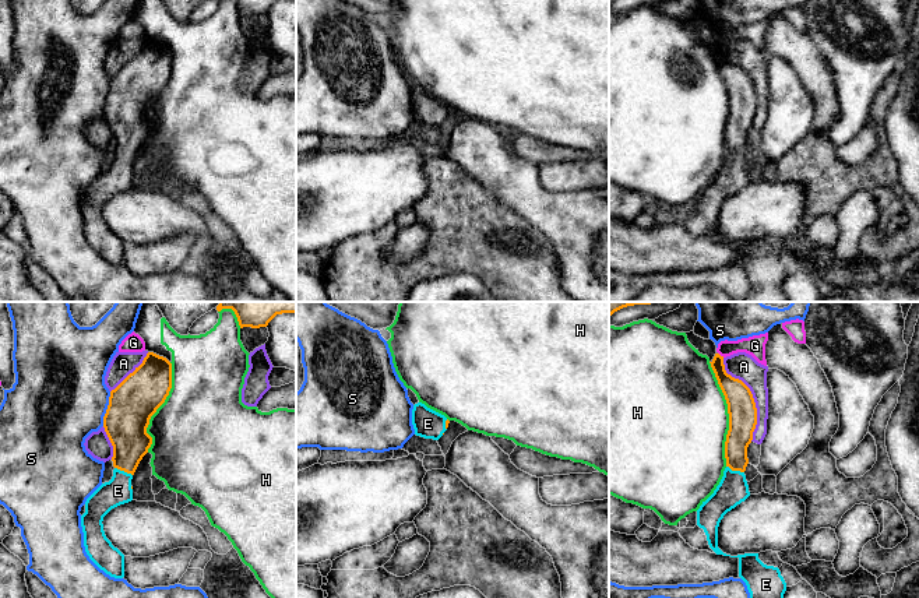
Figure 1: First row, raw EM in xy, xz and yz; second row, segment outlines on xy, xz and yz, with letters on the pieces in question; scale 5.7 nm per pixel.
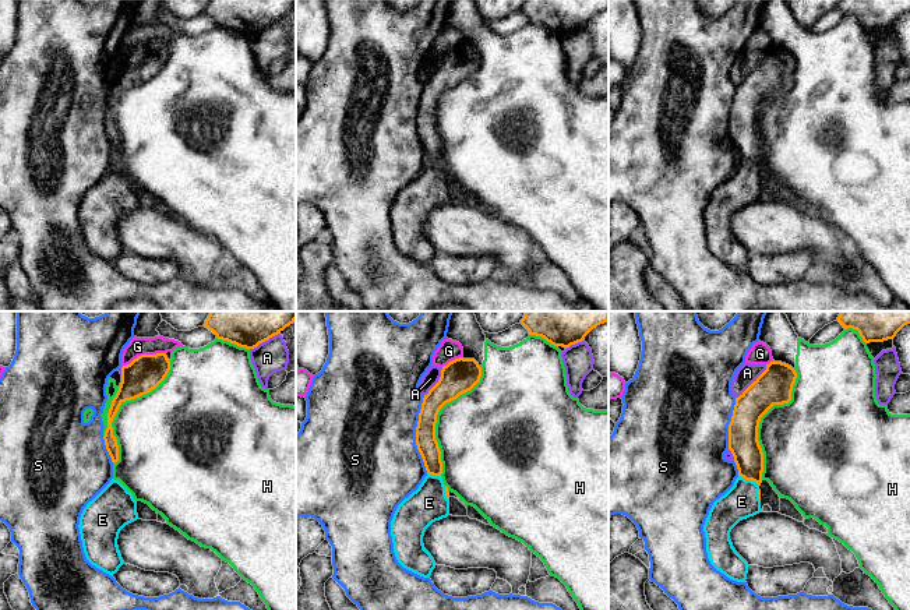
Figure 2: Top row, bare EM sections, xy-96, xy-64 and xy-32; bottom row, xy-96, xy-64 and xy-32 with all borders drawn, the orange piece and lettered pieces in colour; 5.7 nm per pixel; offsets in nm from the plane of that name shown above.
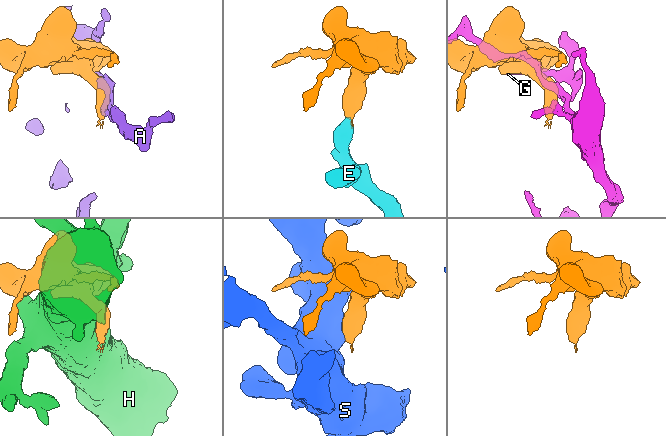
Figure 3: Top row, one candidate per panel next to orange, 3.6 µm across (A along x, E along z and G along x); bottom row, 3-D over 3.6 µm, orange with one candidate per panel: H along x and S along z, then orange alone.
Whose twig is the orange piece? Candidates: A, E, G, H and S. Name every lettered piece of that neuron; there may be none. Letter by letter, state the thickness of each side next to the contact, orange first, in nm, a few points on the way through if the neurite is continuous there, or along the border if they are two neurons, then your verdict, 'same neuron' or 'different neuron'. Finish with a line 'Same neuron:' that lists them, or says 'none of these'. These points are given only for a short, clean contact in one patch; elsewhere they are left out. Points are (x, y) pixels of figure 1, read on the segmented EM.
A: 160 nm thick on the orange side, 160 nm on the other; different neuron
E: 240 nm thick on the orange side, 160 nm on the other; runs through xy (126, 426), (126, 460), (123, 470), (118, 491); same neuron
G: 150 nm thick on the orange side, 120 nm on the other; different neuron
H: 160 nm thick on the orange side, 500 nm on the other; different neuron
S: 260 nm thick on the orange side, 480 nm on the other; different neuron
Same neuron: E

